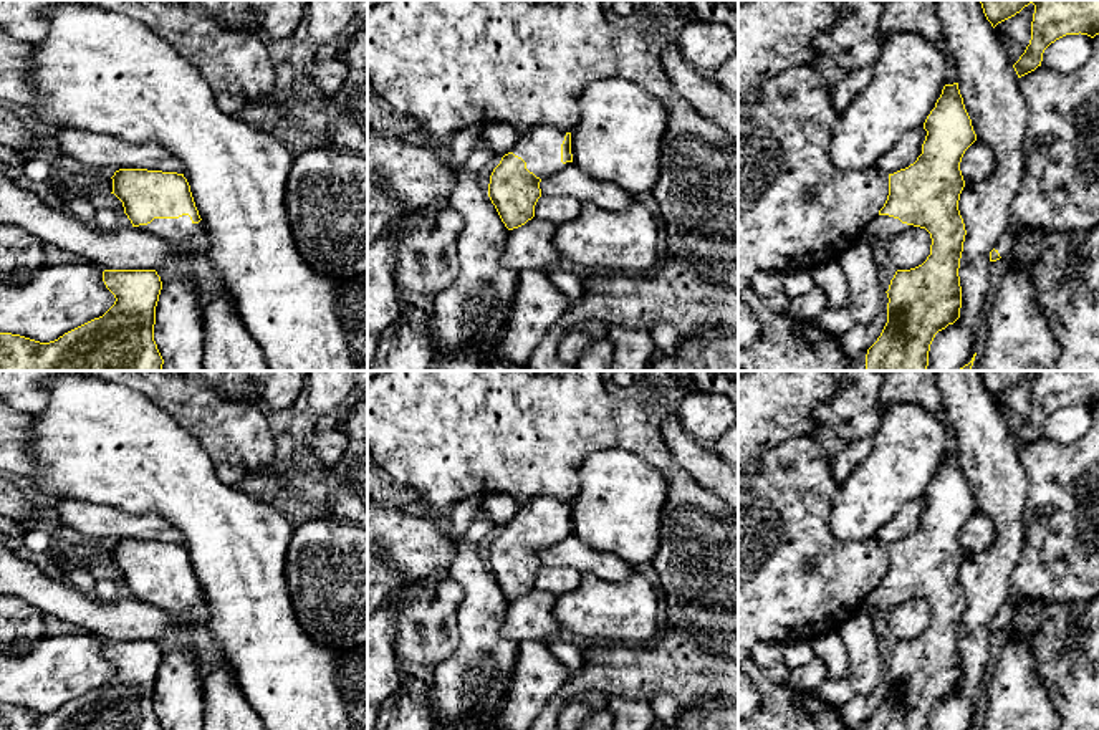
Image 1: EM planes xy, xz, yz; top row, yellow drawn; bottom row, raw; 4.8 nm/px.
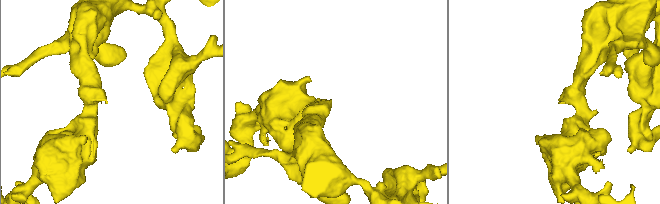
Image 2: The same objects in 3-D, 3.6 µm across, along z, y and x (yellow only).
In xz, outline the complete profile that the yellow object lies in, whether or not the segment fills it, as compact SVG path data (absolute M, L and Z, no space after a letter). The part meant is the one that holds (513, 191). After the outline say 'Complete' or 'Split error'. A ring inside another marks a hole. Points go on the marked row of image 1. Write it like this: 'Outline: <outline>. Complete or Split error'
Outline: M536 126L520 136L511 152L493 169L488 197L508 230L535 217L540 182L573 164L571 132Z. Split error

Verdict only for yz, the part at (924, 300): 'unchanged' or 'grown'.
grown

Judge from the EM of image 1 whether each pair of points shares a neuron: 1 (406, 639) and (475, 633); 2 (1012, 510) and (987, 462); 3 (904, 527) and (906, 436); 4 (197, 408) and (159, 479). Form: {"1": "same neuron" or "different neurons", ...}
{"1": "different neurons", "2": "same neuron", "3": "different neurons", "4": "different neurons"}

